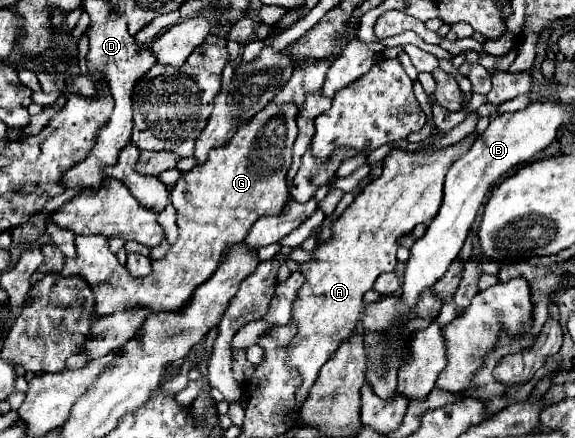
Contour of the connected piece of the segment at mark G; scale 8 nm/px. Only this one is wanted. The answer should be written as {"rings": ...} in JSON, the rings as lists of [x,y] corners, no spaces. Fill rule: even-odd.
{"rings":[[[268,103],[260,113],[256,113],[248,123],[244,123],[236,135],[226,143],[210,151],[208,159],[194,169],[182,173],[180,181],[174,185],[170,193],[170,201],[176,209],[176,225],[178,225],[178,241],[170,247],[170,251],[164,255],[164,259],[152,261],[152,273],[148,277],[130,277],[124,275],[124,267],[118,263],[116,255],[110,251],[104,235],[76,235],[76,257],[68,257],[62,269],[64,277],[80,275],[84,277],[94,291],[96,297],[96,315],[110,315],[116,311],[124,311],[130,307],[150,307],[154,311],[178,311],[194,293],[194,289],[204,283],[218,267],[220,251],[224,247],[230,247],[232,243],[240,243],[244,235],[248,233],[248,227],[260,215],[272,215],[284,207],[290,199],[290,191],[286,185],[286,173],[292,163],[292,143],[298,135],[296,127],[296,115],[298,109],[294,103]]]}

